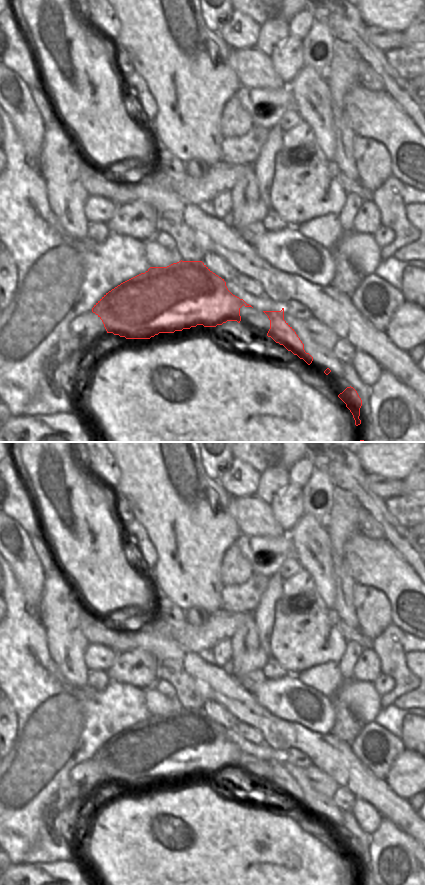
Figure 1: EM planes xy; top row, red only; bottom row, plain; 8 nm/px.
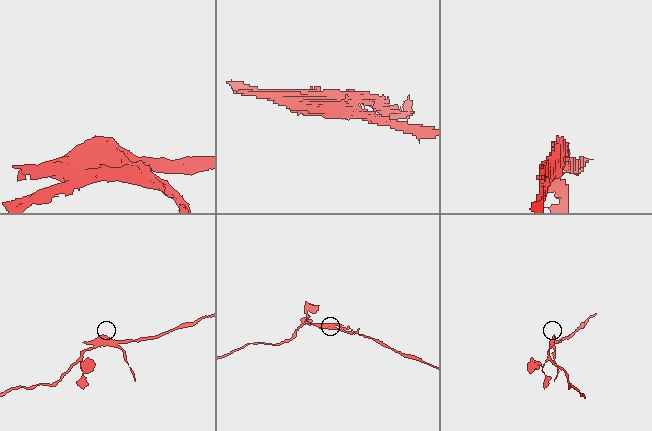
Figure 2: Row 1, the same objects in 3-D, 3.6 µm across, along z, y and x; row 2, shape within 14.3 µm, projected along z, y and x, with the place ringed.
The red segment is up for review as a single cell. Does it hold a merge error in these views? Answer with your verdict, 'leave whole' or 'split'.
split

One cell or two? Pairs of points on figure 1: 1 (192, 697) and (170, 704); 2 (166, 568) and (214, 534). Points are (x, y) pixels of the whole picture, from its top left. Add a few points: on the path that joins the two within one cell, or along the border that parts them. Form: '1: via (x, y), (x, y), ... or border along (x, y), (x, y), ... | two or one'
1: border along (175, 699), (181, 707) | two
2: via (180, 572), (187, 571), (189, 559), (200, 548) | one

